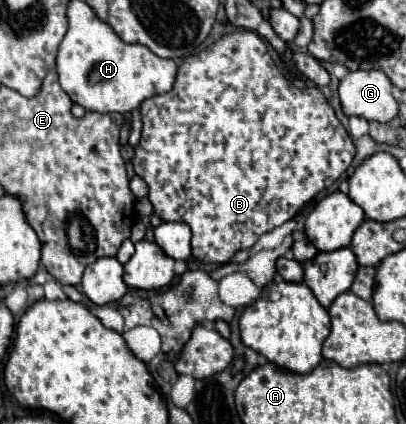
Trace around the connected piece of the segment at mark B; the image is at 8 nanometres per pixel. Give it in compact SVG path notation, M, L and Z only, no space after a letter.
M253 31L227 33L219 41L215 41L211 47L203 49L197 55L187 57L179 65L177 81L175 81L173 89L163 95L155 95L155 97L147 99L141 105L141 115L143 115L143 133L141 133L139 145L135 147L135 157L133 157L135 173L139 177L145 177L145 183L149 185L149 201L153 203L155 213L161 217L161 221L183 221L191 227L193 257L199 261L205 261L205 263L227 263L237 251L251 249L263 233L273 231L275 227L293 219L295 213L305 203L309 203L319 191L323 191L335 179L339 179L339 175L353 163L353 155L355 155L355 145L353 145L349 133L345 131L341 121L335 117L335 111L329 105L329 101L323 97L323 93L317 87L297 89L295 85L291 85L289 79L275 65L263 39Z

